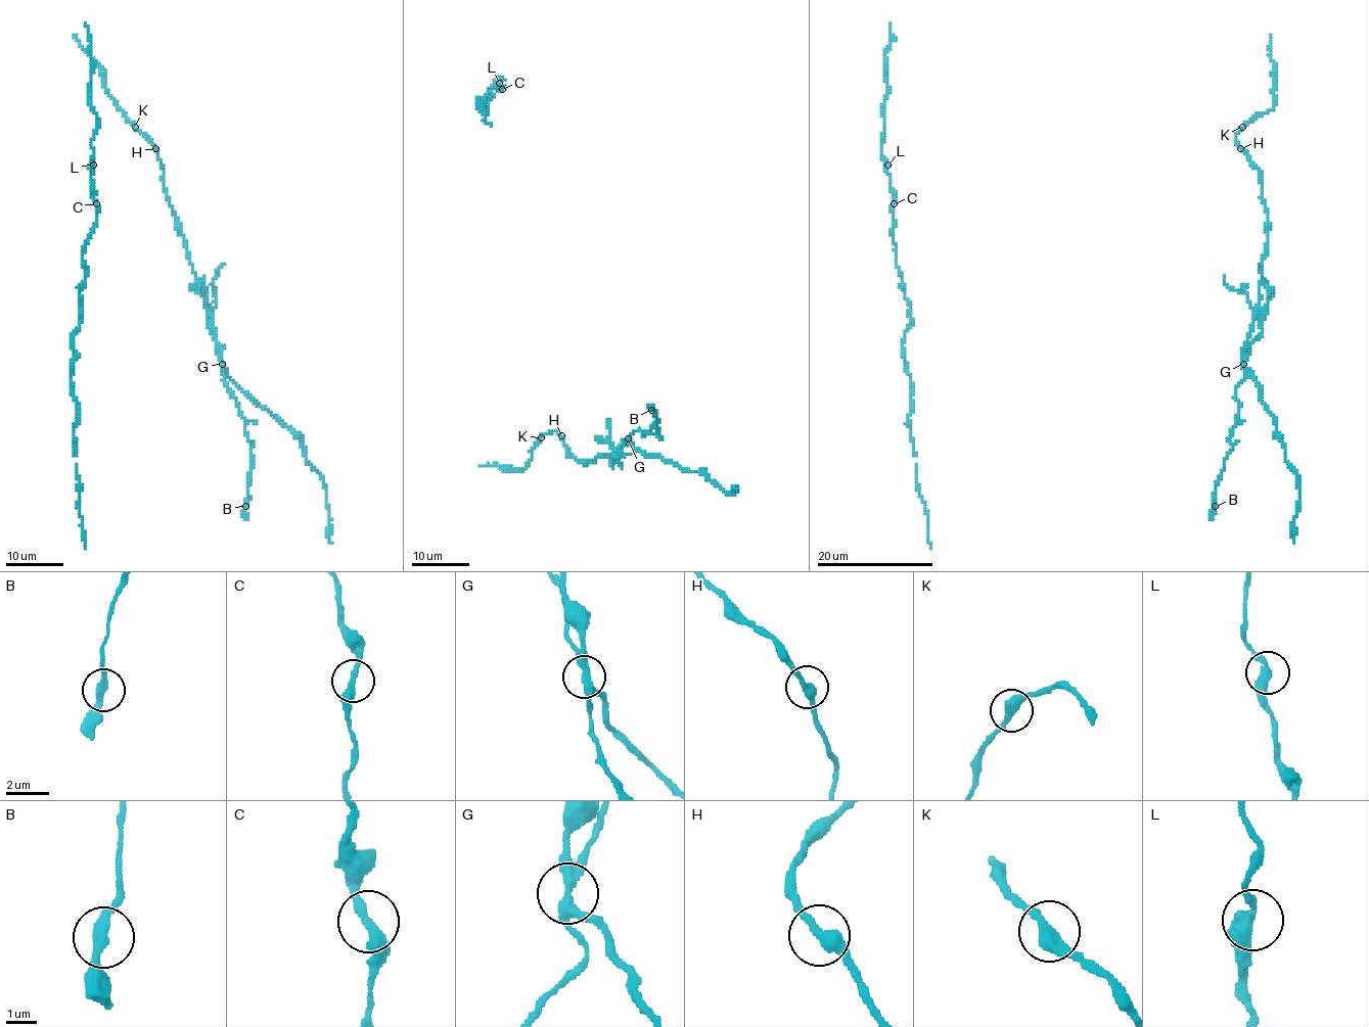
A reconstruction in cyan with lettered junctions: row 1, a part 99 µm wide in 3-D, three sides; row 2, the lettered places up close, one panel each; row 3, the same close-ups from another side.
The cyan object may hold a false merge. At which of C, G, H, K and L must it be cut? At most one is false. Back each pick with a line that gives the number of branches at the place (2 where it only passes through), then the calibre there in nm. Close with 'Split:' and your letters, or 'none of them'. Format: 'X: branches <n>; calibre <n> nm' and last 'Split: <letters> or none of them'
G: branches 4; calibre 320 nm
Split: G

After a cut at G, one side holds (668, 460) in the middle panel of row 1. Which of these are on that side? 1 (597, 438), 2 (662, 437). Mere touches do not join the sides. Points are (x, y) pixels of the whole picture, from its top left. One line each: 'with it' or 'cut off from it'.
1: cut off from it
2: cut off from it

